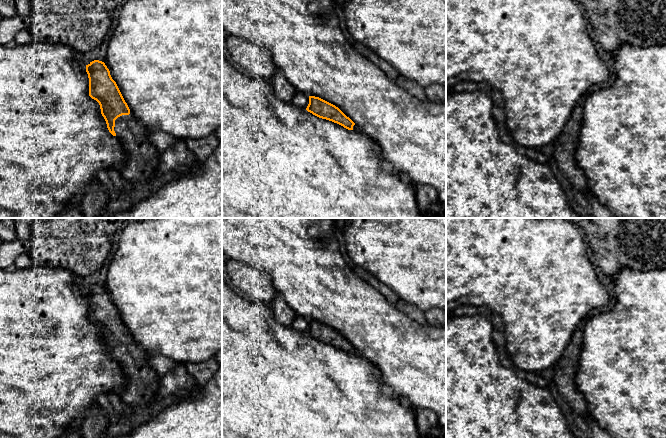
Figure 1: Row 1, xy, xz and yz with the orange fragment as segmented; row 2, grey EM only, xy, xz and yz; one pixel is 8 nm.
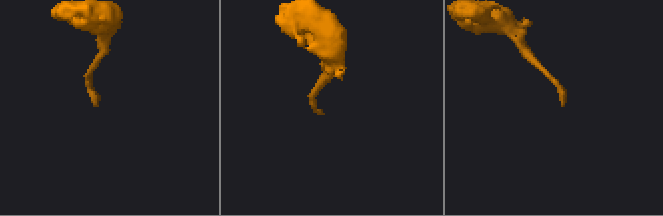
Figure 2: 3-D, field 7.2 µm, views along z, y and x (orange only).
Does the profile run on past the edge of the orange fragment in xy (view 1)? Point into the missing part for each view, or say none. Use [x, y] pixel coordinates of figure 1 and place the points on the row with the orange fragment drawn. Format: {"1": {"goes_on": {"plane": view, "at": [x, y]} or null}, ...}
{"1": {"goes_on": {"plane": "xy", "at": [142, 160]}}}

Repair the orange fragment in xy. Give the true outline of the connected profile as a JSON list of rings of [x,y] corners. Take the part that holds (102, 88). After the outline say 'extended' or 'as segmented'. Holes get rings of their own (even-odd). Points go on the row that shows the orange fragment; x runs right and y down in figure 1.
[[[90,62],[86,72],[89,96],[99,103],[109,132],[119,140],[125,153],[125,160],[116,168],[129,183],[149,182],[161,169],[161,152],[149,138],[152,131],[131,113],[104,62]]]; extended

